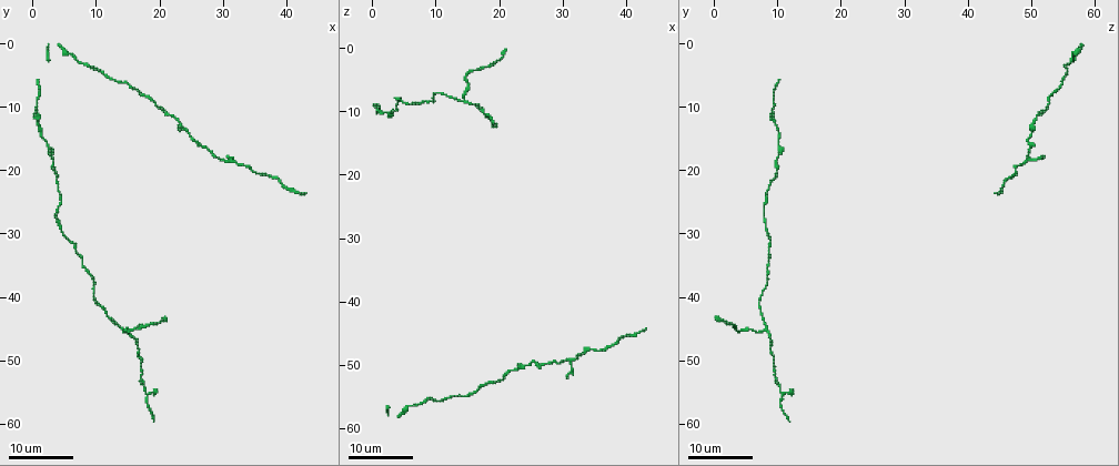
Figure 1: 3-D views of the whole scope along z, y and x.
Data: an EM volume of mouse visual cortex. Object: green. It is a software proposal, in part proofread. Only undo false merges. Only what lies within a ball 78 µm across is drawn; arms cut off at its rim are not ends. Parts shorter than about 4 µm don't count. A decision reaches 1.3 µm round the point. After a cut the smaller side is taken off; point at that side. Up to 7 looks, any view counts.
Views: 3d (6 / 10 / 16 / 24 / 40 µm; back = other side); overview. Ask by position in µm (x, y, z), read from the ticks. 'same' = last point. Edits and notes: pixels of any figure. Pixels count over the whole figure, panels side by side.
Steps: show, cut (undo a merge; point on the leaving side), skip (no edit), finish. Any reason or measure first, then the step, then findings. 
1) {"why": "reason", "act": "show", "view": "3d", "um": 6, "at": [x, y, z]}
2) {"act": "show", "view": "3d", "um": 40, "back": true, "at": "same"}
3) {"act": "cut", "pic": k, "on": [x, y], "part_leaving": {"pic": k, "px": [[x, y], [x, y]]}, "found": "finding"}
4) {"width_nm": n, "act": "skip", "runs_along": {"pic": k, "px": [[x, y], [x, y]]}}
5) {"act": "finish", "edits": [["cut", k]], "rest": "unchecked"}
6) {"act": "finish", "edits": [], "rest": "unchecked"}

{"act": "show", "view": "3d", "um": 24, "at": [2.5, 16.5, 10.5]}

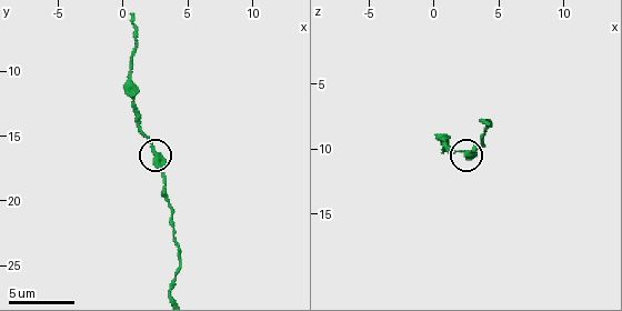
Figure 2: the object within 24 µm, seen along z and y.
{"act": "show", "view": "3d", "um": 10, "at": [2.6, 16.4, 10.8]}

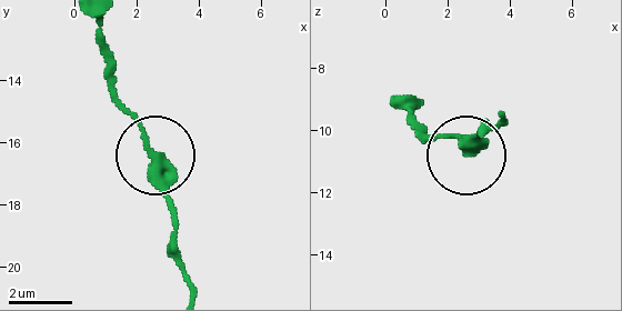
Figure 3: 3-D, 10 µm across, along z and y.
{"act": "skip", "runs_along": {"pic": 3, "px": [[163, 154], [112, 101]]}, "found": "continuous, no second cell"}

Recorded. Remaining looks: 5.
{"why": "calibre changes", "act": "show", "view": "3d", "um": 10, "at": [3.8, 27.0, 8.0]}

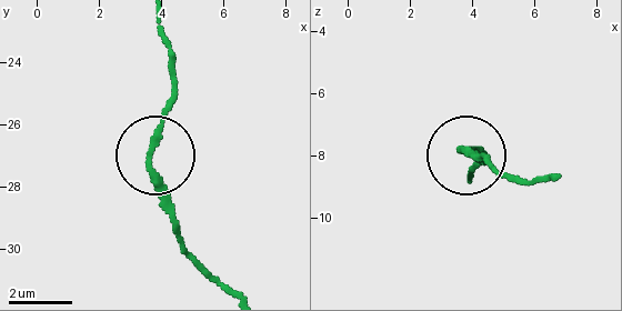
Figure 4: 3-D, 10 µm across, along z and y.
{"width_nm": 200, "act": "skip", "runs_along": {"pic": 4, "px": [[160, 23], [177, 96], [160, 128], [152, 176], [181, 244]]}, "found": "all the same cell"}

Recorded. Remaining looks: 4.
{"why": "thin neck", "act": "show", "view": "3d", "um": 16, "at": [13.0, 5.5, 55.0]}

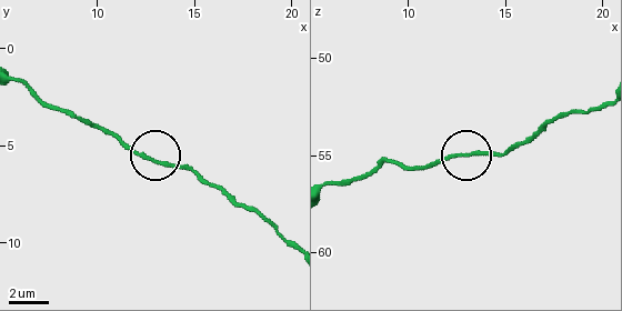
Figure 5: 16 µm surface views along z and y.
{"act": "show", "view": "3d", "um": 10, "at": [13.0, 5.8, 54.9]}

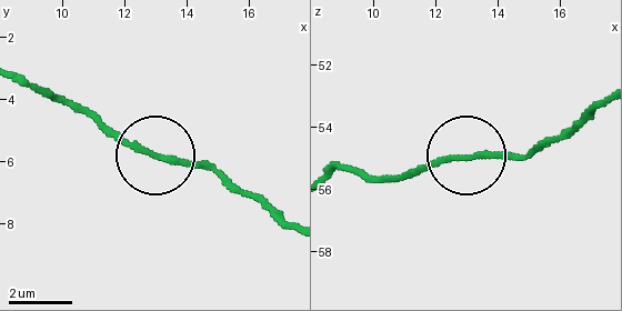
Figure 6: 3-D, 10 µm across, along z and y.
{"act": "skip", "found": "one cell here"}

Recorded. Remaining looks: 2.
{"act": "show", "view": "3d", "um": 24, "at": [24.0, 13.5, 50.0]}

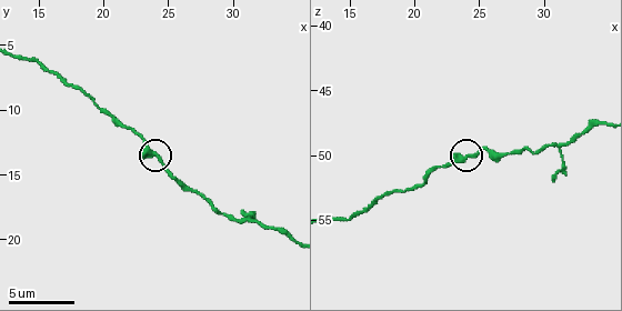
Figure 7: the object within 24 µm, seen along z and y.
{"act": "show", "view": "3d", "um": 6, "at": [23.4, 13.2, 50.2]}

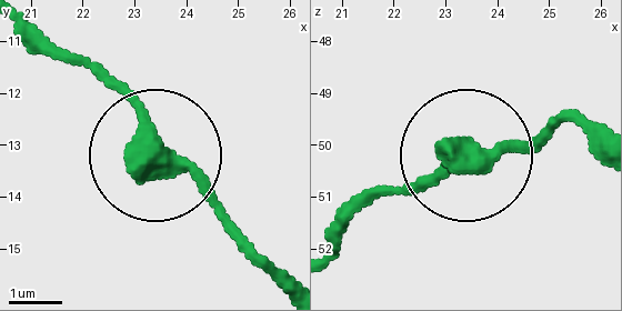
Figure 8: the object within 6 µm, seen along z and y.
{"act": "skip", "found": "continuous, no second cell"}

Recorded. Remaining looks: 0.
{"act": "finish", "edits": [], "rest": "unchecked"}

